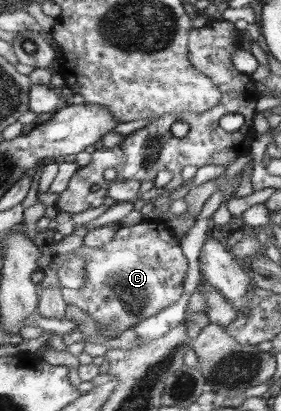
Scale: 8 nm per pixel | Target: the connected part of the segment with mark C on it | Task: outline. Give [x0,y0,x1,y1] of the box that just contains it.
[40,218,189,335]

